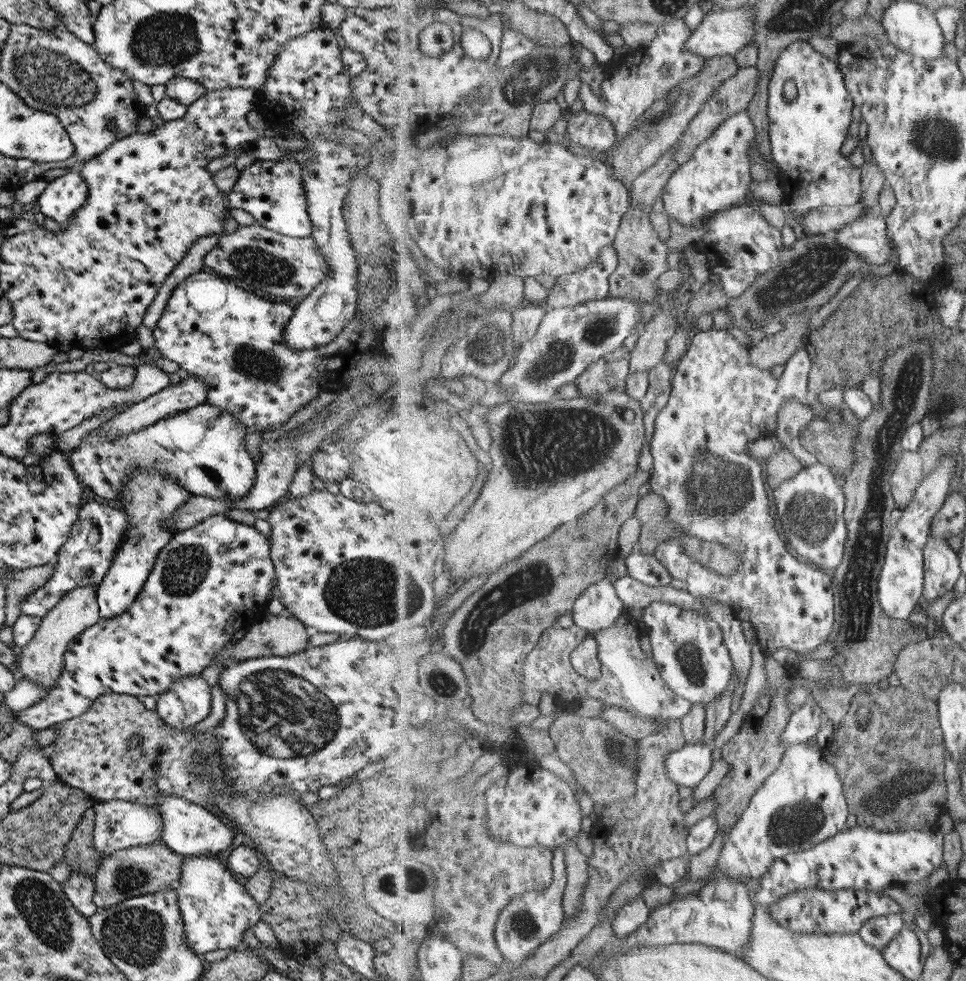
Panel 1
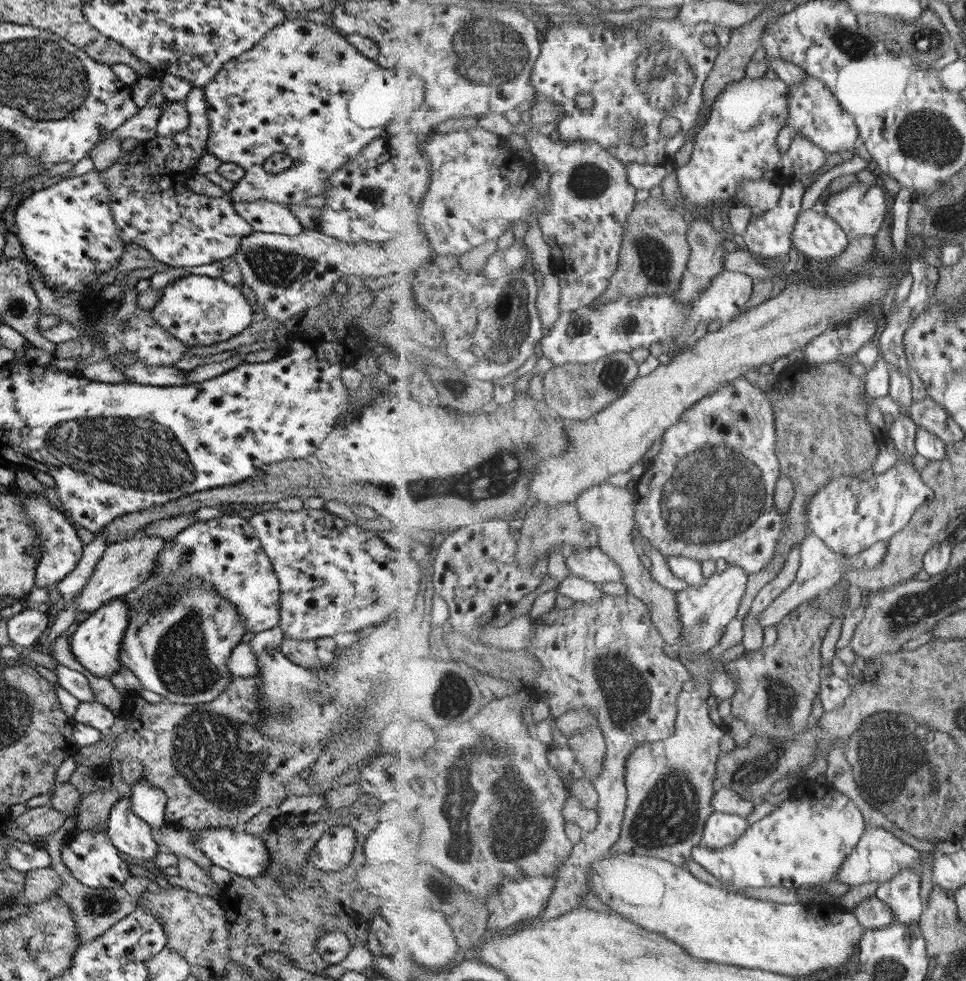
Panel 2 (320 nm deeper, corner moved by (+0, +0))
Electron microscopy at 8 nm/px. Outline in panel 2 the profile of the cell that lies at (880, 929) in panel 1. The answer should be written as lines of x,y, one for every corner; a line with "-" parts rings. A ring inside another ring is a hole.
917,870
899,872
893,880
880,883
875,896
883,899
896,914
896,922
918,924
925,904
921,901
921,876

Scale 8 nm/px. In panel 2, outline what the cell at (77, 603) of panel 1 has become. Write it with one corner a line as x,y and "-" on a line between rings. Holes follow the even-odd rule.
135,536
127,538
118,543
106,545
101,557
93,567
91,576
87,579
85,586
79,591
77,598
73,601
76,613
91,613
115,599
117,596
127,594
145,582
156,570
156,558
164,550
168,542
155,536

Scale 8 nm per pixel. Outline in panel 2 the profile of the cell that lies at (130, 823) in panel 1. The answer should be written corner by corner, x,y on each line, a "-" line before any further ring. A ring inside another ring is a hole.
139,779
130,785
131,795
129,810
151,828
159,828
167,824
164,807
167,801
160,788
149,784
147,779

